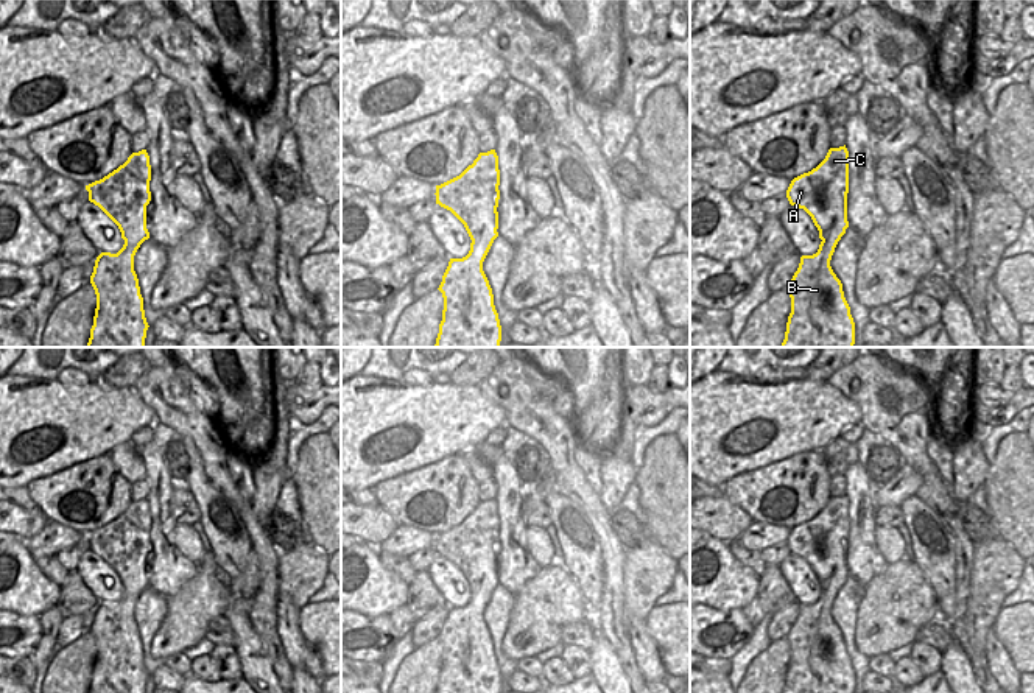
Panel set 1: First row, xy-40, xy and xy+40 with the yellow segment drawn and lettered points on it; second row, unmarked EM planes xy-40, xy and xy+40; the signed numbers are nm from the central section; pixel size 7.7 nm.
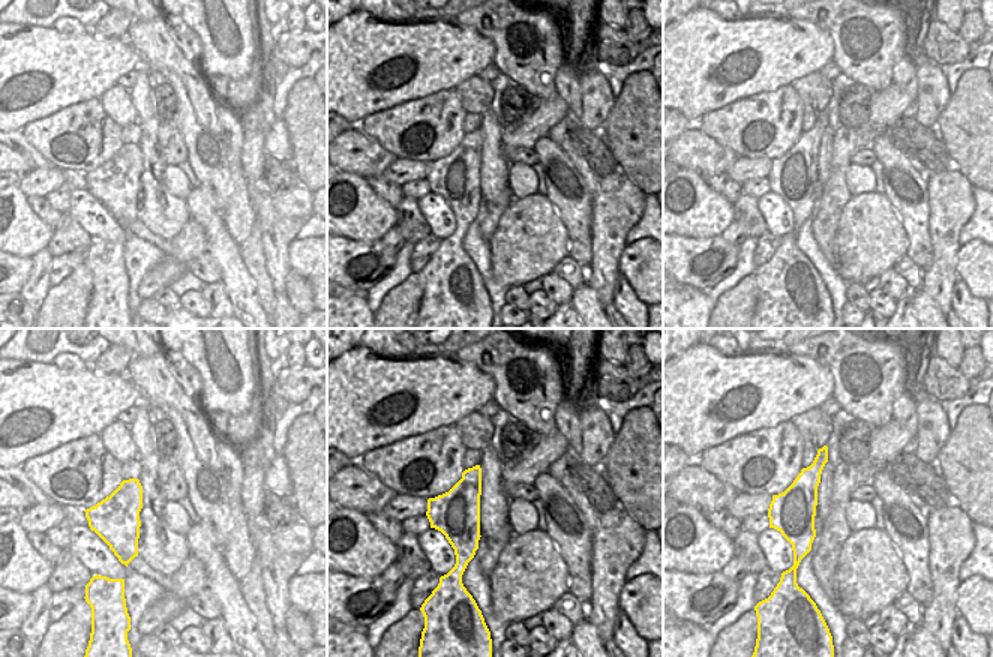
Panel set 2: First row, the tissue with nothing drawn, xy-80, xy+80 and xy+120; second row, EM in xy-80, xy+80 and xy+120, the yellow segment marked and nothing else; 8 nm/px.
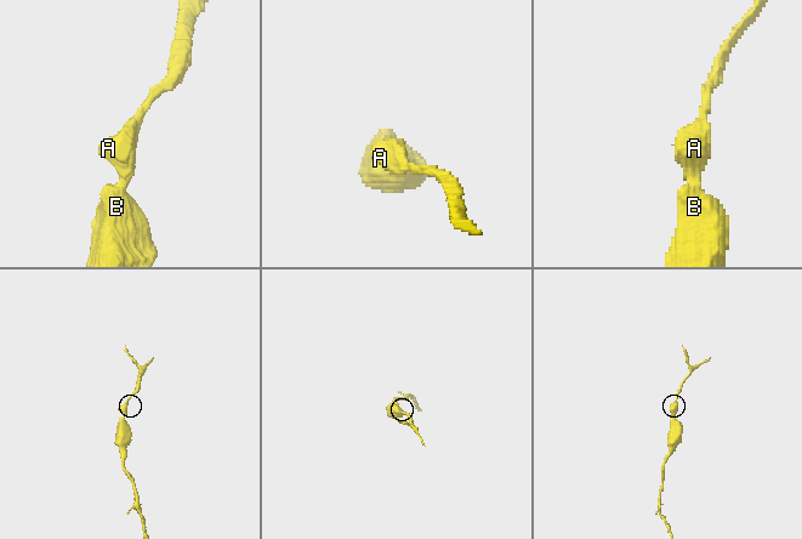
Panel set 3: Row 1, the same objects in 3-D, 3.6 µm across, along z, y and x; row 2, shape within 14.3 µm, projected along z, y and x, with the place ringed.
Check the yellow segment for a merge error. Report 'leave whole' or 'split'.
split

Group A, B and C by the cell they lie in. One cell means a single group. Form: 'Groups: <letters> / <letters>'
Groups: A C / B

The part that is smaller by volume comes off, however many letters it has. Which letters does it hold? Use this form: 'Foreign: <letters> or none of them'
Foreign: A, C

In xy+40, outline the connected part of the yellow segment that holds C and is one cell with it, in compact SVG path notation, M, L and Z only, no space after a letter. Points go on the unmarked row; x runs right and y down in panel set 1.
M830 497L825 508L811 520L794 526L786 539L791 554L804 558L822 589L830 568L847 578L849 500Z

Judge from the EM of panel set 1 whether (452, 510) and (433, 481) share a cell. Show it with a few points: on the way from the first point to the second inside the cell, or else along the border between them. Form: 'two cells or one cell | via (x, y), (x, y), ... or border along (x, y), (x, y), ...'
one cell | via (449, 503), (436, 488)

